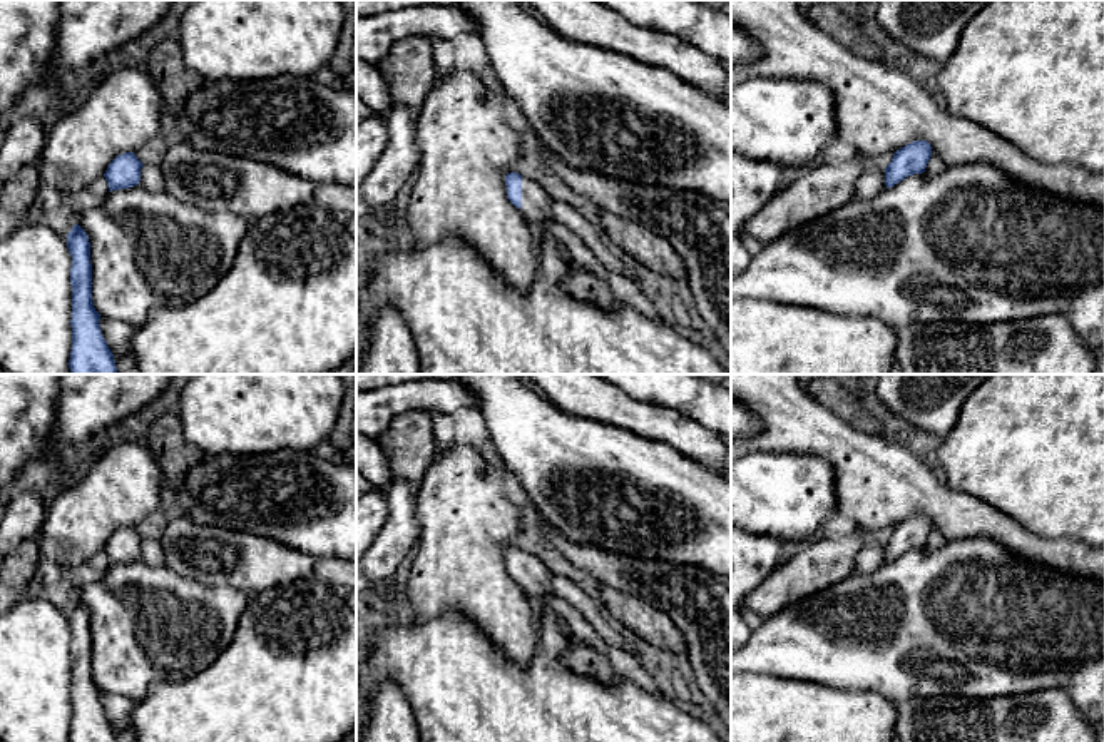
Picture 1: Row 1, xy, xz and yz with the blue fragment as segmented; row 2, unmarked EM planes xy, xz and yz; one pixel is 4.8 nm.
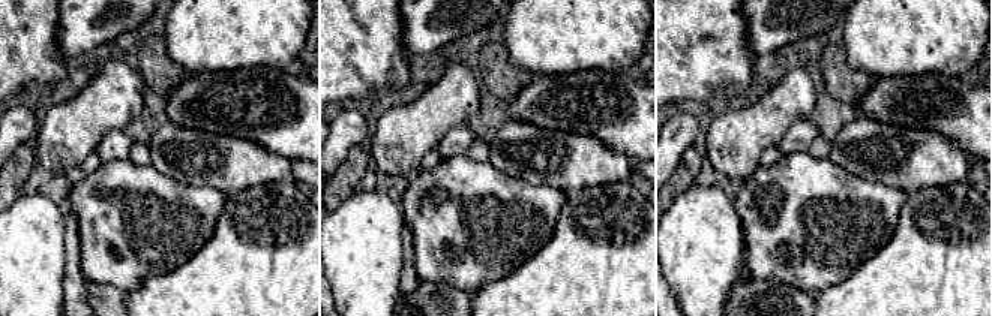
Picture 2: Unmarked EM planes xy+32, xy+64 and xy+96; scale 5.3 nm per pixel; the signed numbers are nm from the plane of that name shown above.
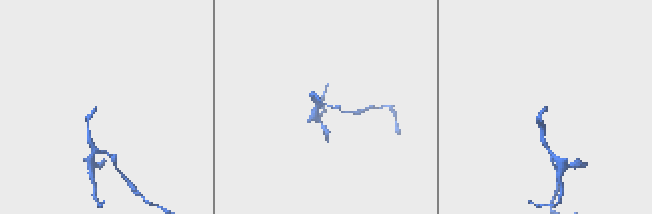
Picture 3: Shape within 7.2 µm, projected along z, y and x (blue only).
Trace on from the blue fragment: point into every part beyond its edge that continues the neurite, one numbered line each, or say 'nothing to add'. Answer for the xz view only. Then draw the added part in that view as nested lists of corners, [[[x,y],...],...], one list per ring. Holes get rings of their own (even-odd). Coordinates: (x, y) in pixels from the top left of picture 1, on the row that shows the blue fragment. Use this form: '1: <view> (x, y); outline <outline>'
1: xz (465, 320); outline [[[522,175],[522,207],[520,211],[527,216],[529,221],[542,226],[542,239],[539,244],[539,267],[534,279],[534,284],[527,292],[520,292],[510,284],[505,282],[490,266],[475,262],[475,249],[462,239],[443,237],[430,246],[418,247],[411,246],[410,249],[393,251],[386,256],[381,256],[373,269],[370,277],[363,286],[356,284],[356,307],[361,318],[361,331],[365,336],[365,344],[368,343],[370,328],[375,321],[376,311],[390,304],[398,309],[401,318],[410,328],[413,336],[422,374],[729,374],[706,349],[696,343],[682,338],[674,328],[666,323],[657,323],[639,313],[637,309],[621,302],[614,311],[601,309],[590,302],[577,301],[562,289],[562,279],[570,272],[569,261],[562,256],[557,239],[545,229],[552,221],[550,216],[550,197],[547,192],[530,179]]]

